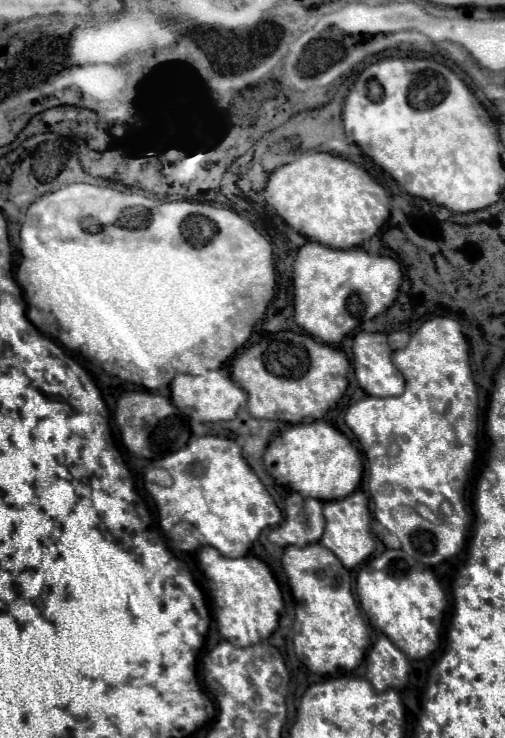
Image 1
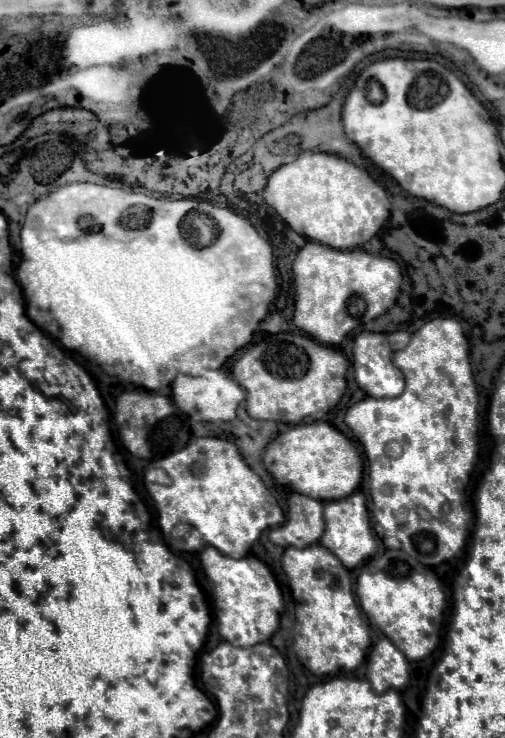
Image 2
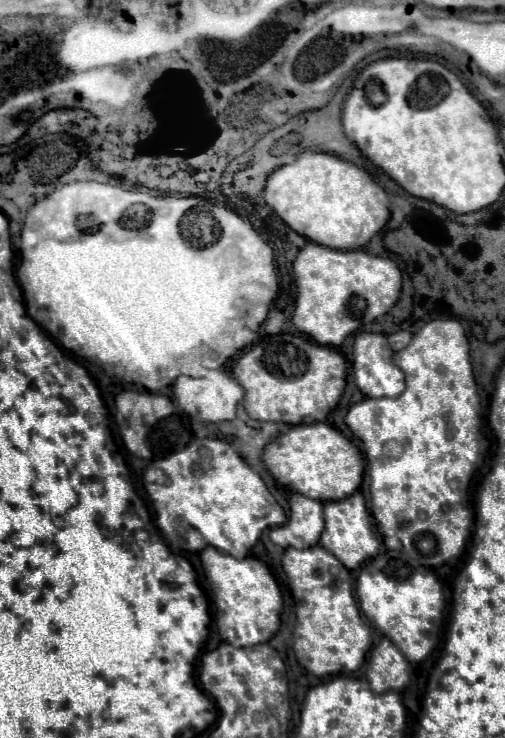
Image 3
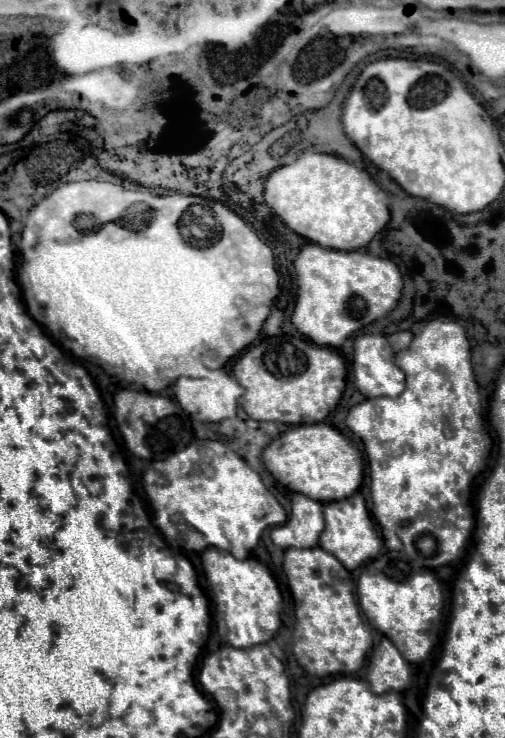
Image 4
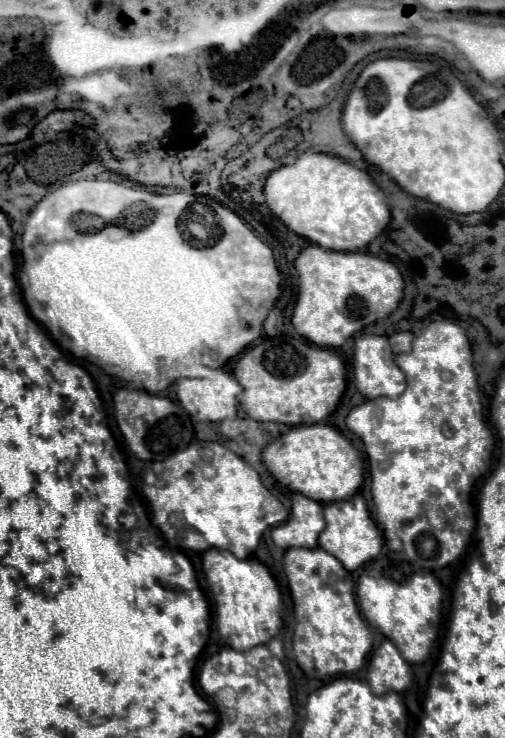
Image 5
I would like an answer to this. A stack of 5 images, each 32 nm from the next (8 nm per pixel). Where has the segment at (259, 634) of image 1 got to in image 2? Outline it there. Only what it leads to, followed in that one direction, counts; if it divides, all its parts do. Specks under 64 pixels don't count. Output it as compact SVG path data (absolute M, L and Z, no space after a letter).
M204 548L204 552L200 552L200 562L212 588L216 588L212 590L212 600L220 636L224 636L224 640L232 646L244 648L270 640L280 624L283 599L268 566L254 556L236 560L218 552L216 548Z

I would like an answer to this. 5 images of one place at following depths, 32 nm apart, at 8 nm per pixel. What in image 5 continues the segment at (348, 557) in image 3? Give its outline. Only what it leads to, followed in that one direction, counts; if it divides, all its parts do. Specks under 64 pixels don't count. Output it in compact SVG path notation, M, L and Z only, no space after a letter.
M356 494L348 500L342 502L332 502L324 506L324 518L326 518L326 528L320 534L318 546L324 548L328 554L336 556L346 570L356 570L358 566L362 566L368 560L374 560L380 550L382 550L382 532L378 530L376 522L372 520L366 500L362 494Z

